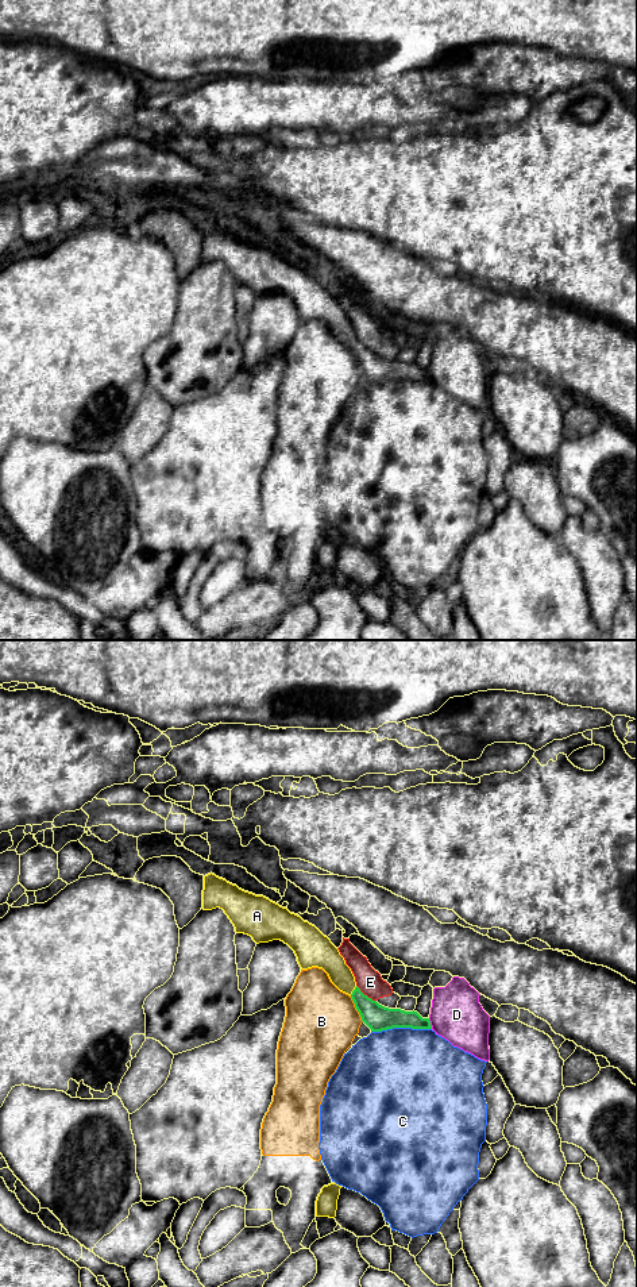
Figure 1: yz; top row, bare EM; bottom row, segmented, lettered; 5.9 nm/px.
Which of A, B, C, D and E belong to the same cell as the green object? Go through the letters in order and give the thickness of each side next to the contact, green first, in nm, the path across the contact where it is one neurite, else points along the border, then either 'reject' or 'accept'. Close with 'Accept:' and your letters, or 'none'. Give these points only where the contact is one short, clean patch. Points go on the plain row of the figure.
A: 160 nm thick on the green side, 150 nm on the other; runs through yz (377, 369), (354, 342), (328, 309); accept
B: 160 nm thick on the green side, 440 nm on the other; border along yz (350, 347), (363, 373); reject
C: 160 nm thick on the green side, 500 nm on the other; reject
D: 120 nm thick on the green side, 300 nm on the other; border along yz (428, 370), (432, 380); reject
E: 160 nm thick on the green side, 150 nm on the other; reject
Accept: A

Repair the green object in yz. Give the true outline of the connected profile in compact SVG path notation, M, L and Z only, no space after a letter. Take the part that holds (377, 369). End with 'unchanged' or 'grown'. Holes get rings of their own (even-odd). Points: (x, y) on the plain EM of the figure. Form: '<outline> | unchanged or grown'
M211 224L204 228L202 261L216 259L224 262L236 285L251 288L256 296L281 292L294 303L301 321L323 320L331 334L352 350L371 384L432 381L429 370L417 363L389 361L364 347L339 301L314 277L269 250L244 243Z | grown

